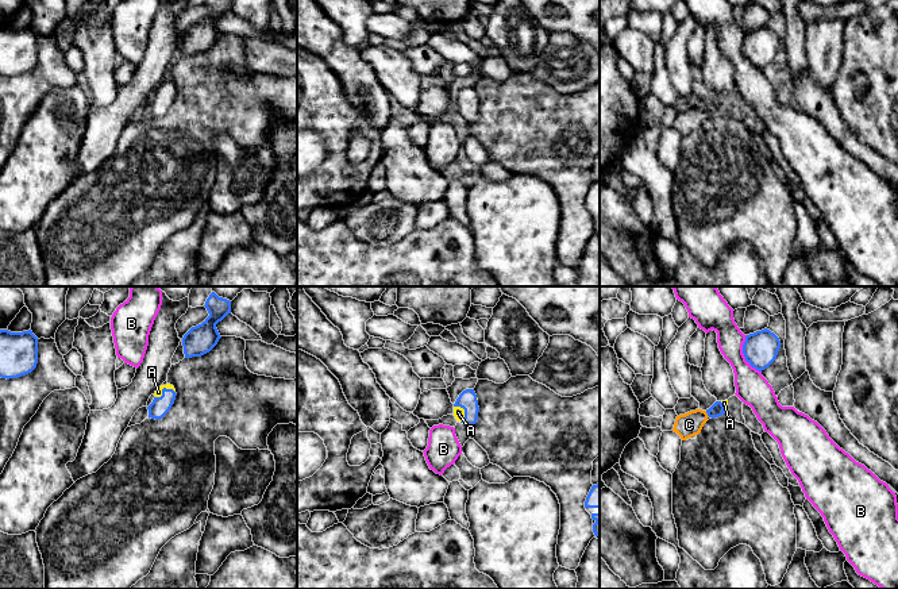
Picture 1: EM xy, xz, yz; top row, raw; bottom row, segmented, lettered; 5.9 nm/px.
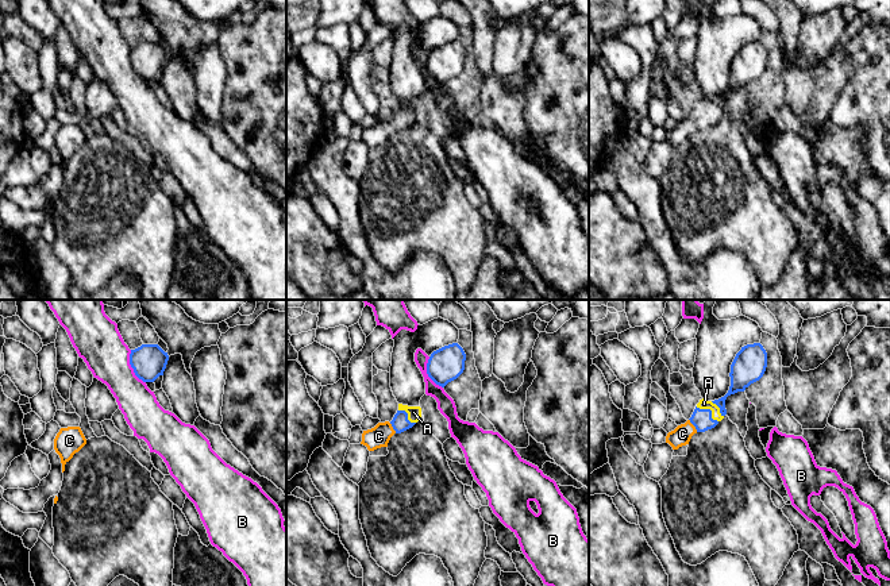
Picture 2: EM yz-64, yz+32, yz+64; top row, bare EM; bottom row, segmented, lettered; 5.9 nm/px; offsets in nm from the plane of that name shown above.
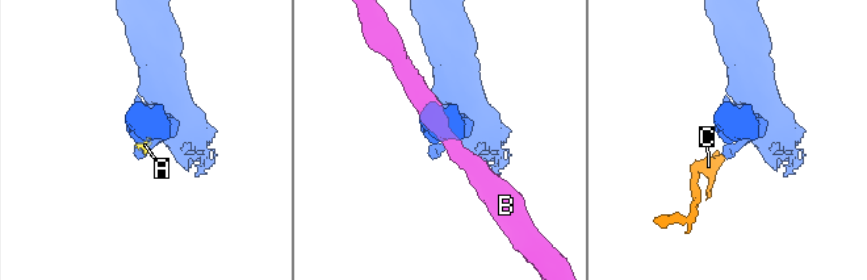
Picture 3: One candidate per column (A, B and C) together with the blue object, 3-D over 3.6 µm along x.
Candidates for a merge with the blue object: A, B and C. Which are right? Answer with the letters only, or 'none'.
A, C

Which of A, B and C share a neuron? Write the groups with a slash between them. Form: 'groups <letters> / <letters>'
groups A C / B

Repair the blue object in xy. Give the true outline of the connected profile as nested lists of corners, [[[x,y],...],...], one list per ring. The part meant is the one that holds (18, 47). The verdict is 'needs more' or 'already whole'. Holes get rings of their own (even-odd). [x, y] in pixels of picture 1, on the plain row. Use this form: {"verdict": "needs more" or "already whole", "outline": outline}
{"verdict": "already whole", "outline": [[[0,27],[0,74],[18,76],[31,70],[38,61],[38,35],[31,27]]]}

